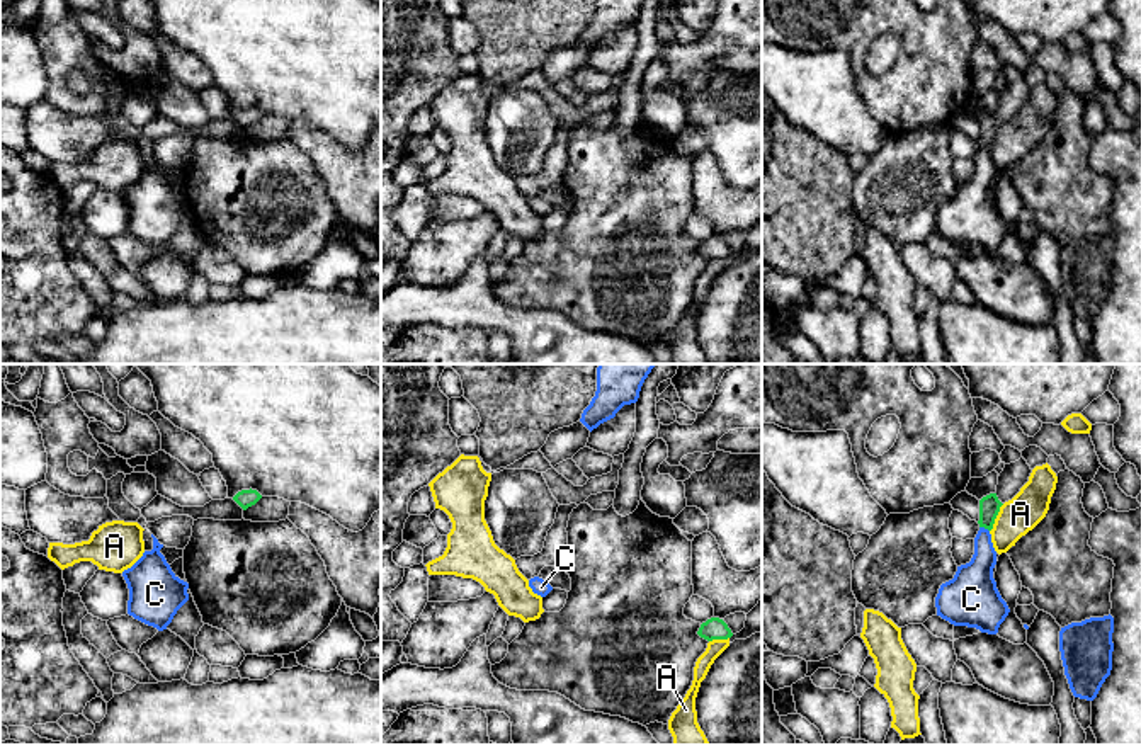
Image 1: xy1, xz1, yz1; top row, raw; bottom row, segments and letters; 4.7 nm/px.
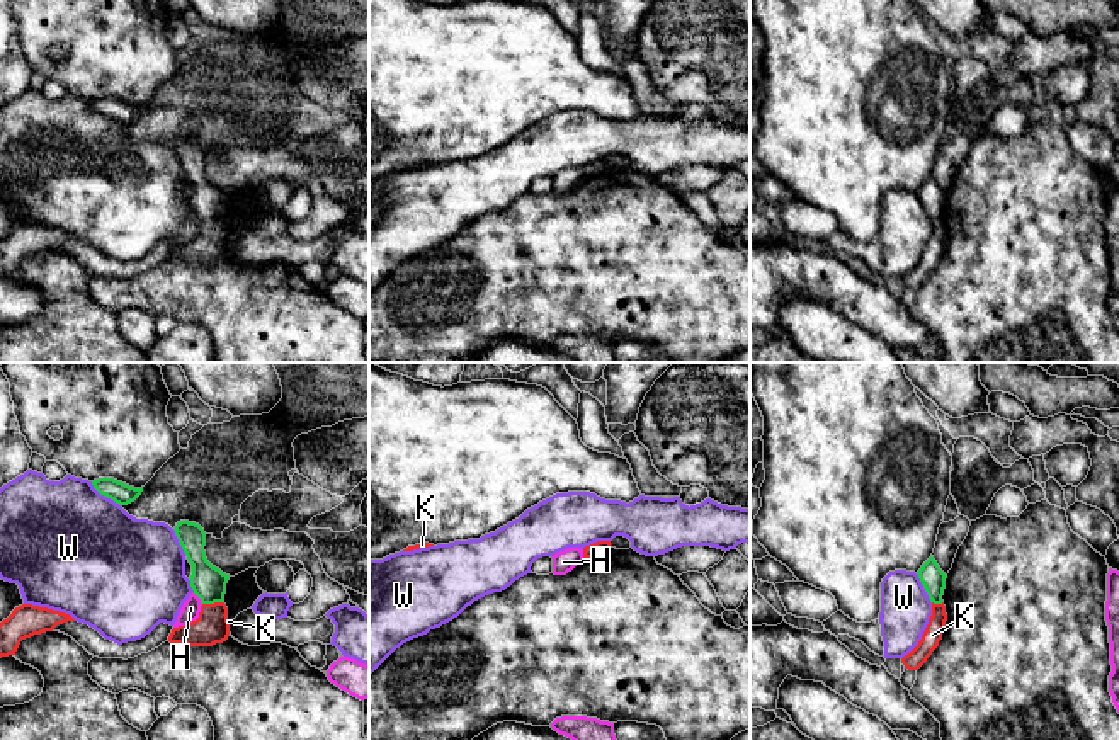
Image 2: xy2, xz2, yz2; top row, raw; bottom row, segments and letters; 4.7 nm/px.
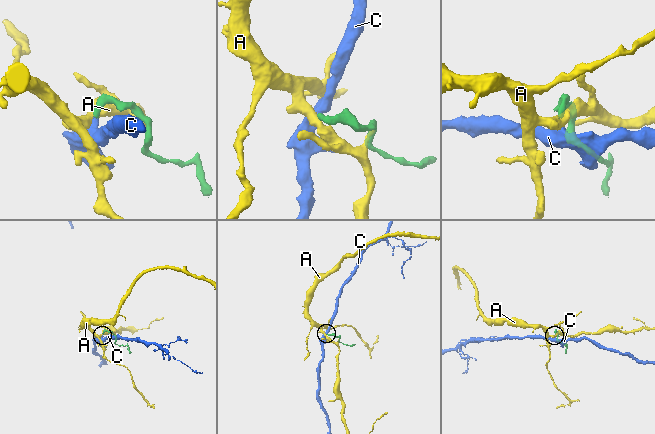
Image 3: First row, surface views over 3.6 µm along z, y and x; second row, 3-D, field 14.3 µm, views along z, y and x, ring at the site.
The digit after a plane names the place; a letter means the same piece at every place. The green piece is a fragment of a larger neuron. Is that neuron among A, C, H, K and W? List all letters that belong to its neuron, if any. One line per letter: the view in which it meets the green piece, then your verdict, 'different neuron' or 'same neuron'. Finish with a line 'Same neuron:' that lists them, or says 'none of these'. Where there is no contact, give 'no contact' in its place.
A: yz1 | different neuron
C: yz1 | same neuron
H: xy2 | different neuron
K: xy2 | different neuron
W: xy2 | different neuron
Same neuron: C

